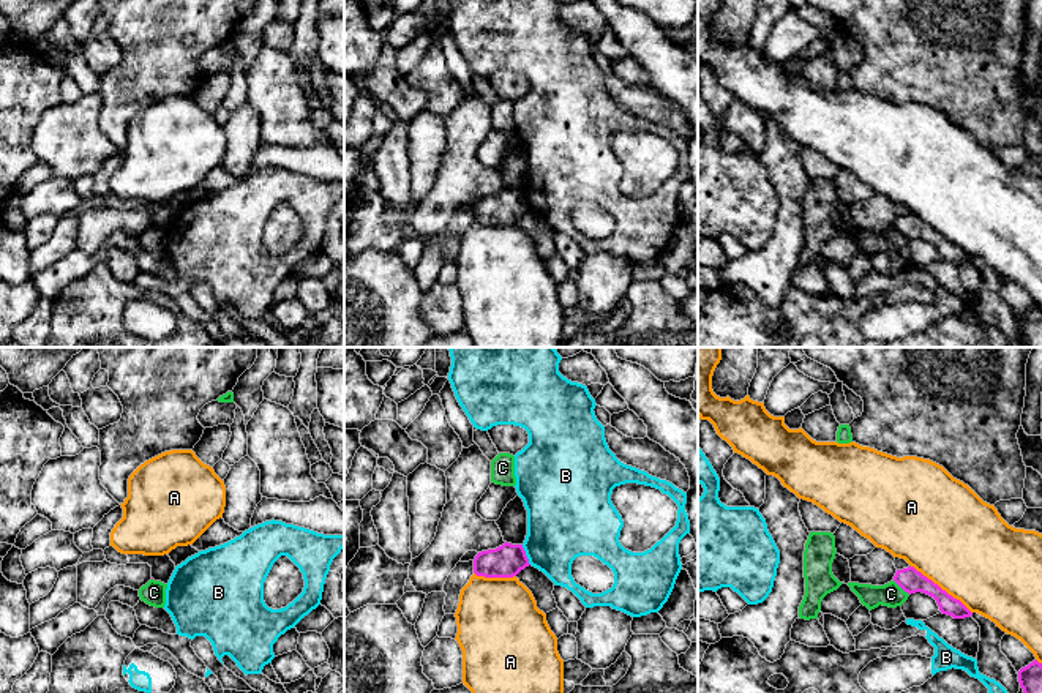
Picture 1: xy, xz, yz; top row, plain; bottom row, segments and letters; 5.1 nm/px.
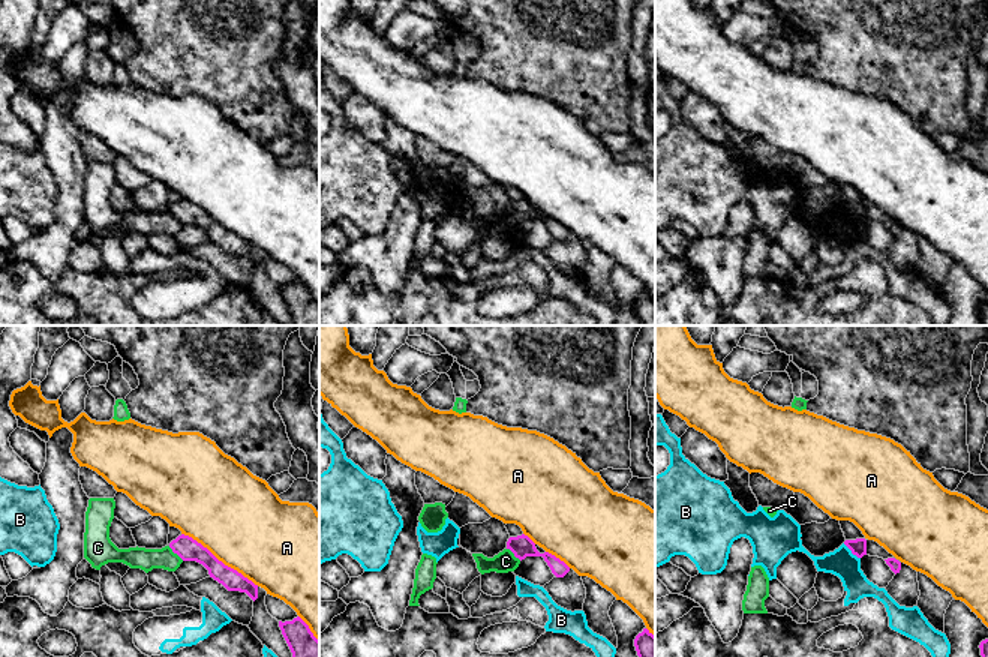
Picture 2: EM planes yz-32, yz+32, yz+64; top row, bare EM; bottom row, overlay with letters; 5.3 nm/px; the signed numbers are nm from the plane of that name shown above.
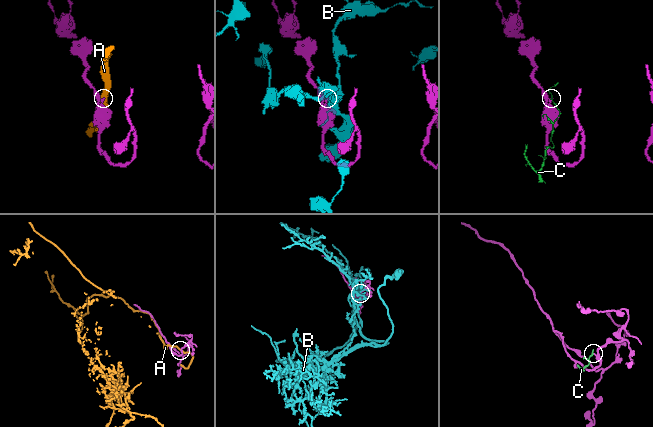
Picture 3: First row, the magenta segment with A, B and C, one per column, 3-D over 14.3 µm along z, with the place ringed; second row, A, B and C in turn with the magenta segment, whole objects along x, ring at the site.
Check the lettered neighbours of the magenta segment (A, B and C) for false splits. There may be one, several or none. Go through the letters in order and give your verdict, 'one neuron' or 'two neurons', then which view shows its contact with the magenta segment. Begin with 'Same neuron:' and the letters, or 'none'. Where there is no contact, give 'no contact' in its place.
Same neuron: none
A: two neurons; meets magenta in yz
B: two neurons; meets magenta in xz
C: two neurons; meets magenta in yz

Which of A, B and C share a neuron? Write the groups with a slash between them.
A / B / C

